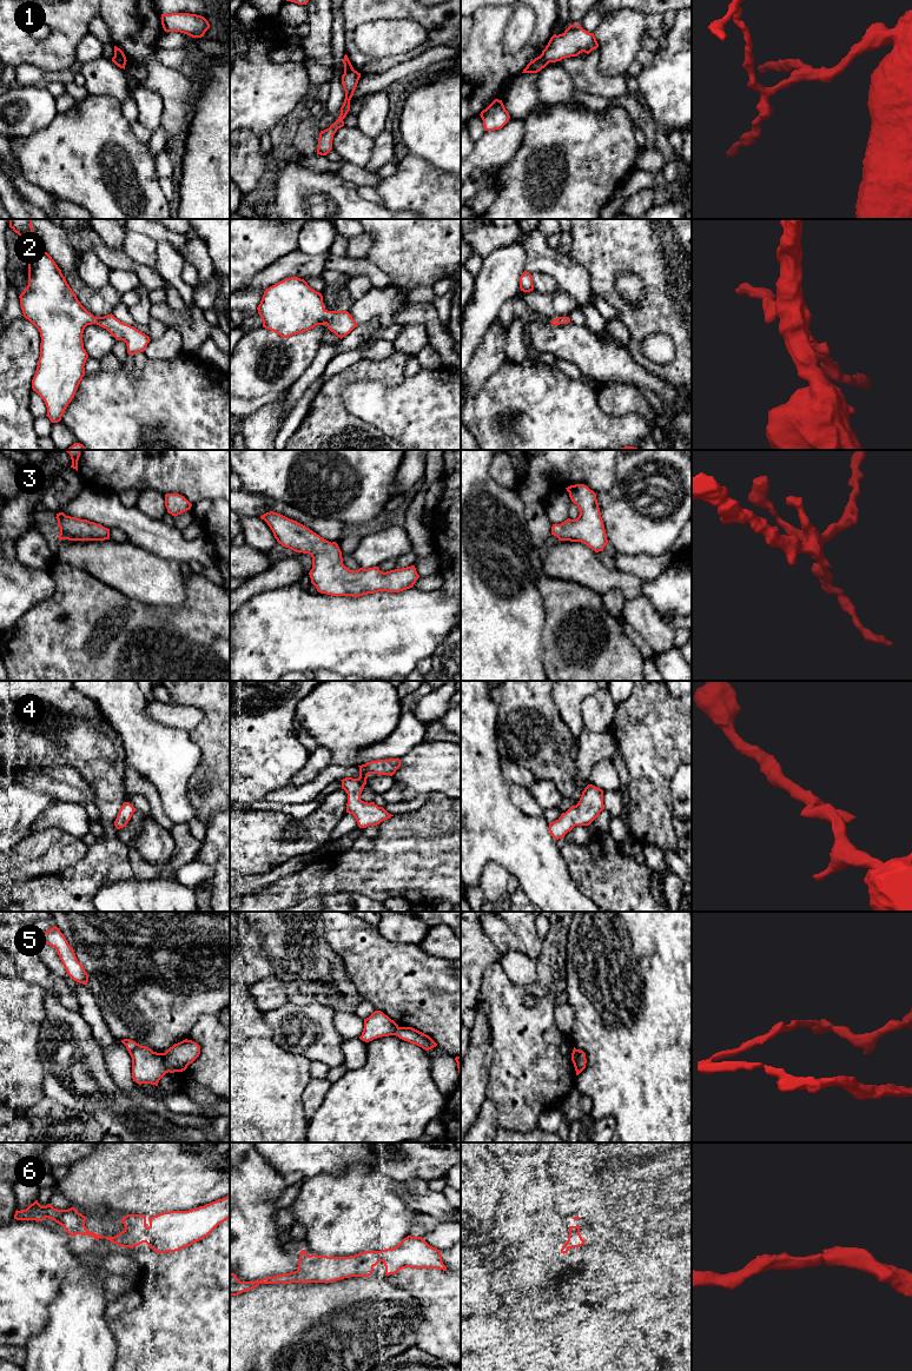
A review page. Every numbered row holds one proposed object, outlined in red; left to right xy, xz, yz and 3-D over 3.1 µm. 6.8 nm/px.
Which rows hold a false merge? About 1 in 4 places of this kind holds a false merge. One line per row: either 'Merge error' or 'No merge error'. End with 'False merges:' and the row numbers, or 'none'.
1: Merge error
2: No merge error
3: No merge error
4: No merge error
5: Merge error
6: No merge error
False merges: 1, 5

